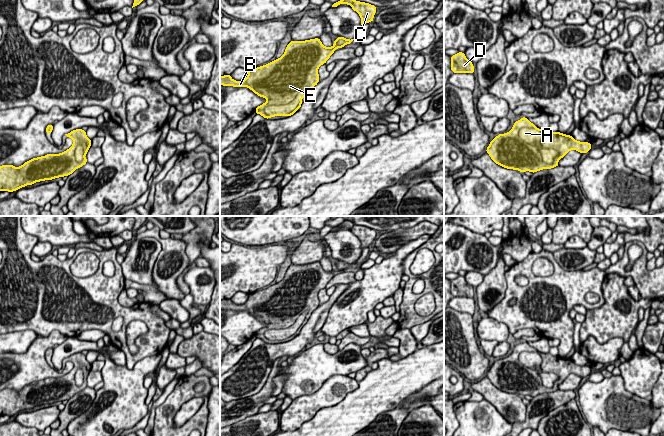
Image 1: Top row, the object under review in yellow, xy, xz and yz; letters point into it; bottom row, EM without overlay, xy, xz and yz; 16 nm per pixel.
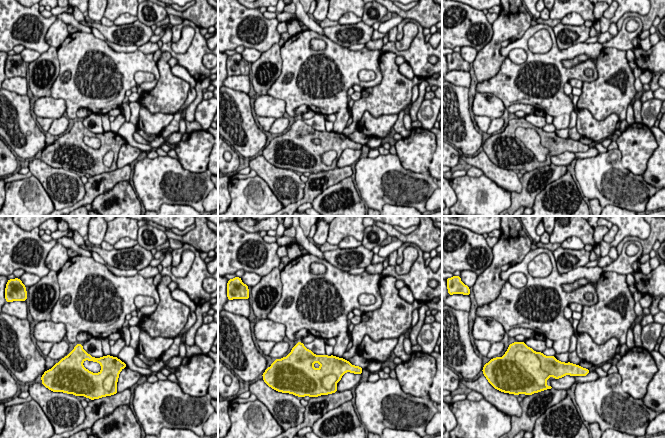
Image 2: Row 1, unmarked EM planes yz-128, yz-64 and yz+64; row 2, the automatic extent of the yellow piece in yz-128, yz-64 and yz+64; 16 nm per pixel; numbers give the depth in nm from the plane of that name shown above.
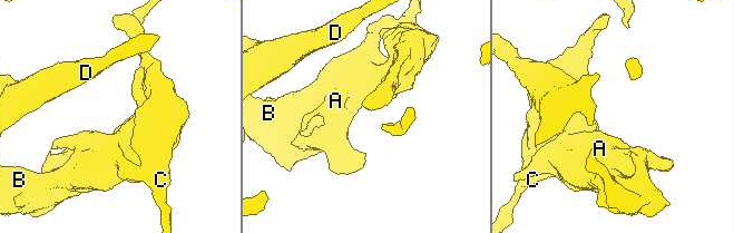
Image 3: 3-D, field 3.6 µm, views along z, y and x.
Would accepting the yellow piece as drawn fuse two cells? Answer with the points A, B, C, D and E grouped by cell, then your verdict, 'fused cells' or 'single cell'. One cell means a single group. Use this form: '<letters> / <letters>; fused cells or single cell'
A / B C D E; fused cells

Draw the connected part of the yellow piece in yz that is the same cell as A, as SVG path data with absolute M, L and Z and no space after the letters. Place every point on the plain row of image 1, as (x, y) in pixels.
M522 352L519 361L526 367L535 369L541 377L542 383L547 388L552 388L559 377L554 373L546 373L541 370L542 357L539 352Z

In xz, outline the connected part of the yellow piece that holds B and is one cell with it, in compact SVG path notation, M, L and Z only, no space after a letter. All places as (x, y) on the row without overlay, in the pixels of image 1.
M337 261L332 271L325 271L320 262L292 264L280 282L248 294L247 301L242 305L233 304L231 299L220 300L220 309L248 311L259 321L265 322L267 325L258 330L255 337L269 343L271 340L264 335L267 330L288 328L305 311L308 314L304 321L308 321L319 306L319 291L336 273L351 268L353 264Z

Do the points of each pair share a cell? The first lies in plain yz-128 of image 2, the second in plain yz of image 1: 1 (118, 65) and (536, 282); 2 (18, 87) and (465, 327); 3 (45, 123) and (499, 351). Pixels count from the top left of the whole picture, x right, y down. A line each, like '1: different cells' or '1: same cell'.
1: same cell
2: different cells
3: different cells

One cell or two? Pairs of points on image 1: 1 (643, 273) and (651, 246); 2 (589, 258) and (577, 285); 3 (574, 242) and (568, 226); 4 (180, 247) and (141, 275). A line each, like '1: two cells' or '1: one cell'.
1: two cells
2: two cells
3: two cells
4: two cells

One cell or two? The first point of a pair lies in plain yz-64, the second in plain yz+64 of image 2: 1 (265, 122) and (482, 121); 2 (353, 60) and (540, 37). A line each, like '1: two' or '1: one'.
1: one
2: two

